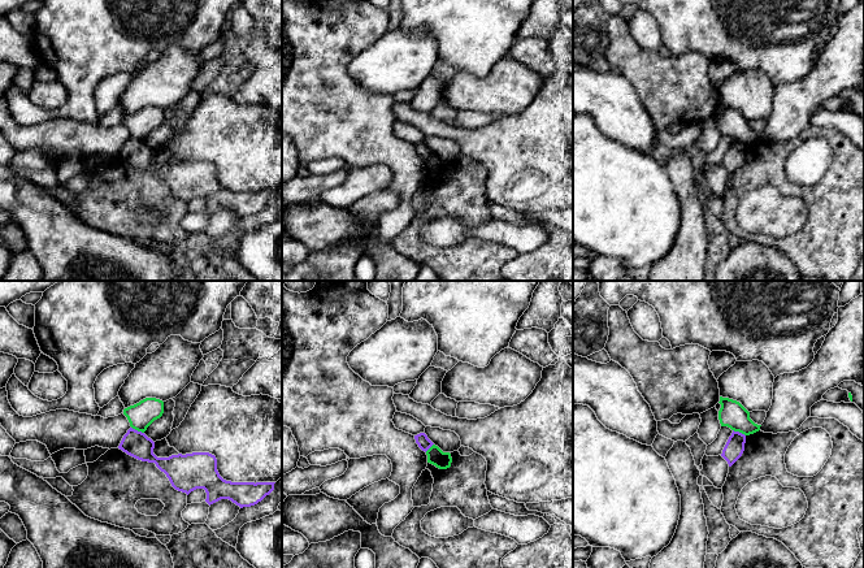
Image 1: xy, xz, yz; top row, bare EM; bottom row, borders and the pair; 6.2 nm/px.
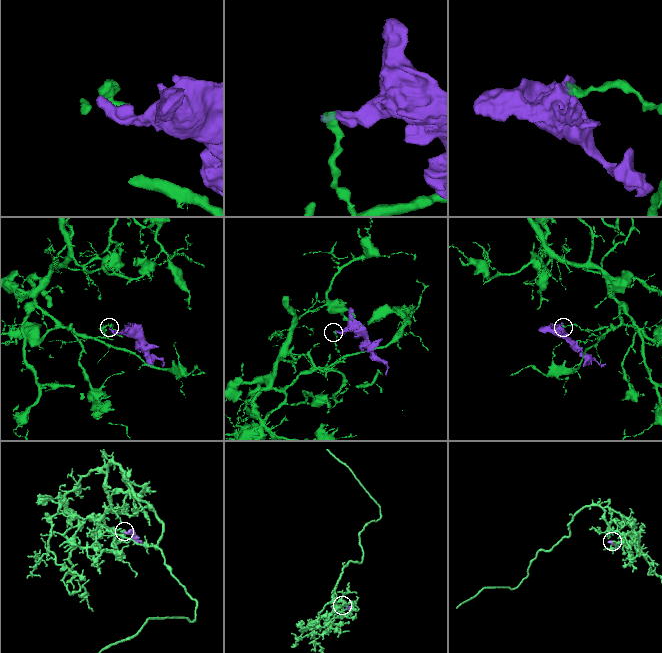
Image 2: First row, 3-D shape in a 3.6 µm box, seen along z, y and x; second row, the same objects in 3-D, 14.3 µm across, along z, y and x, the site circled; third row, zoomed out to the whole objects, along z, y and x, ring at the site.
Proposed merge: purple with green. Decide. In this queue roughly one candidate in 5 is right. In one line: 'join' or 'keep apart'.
keep apart

